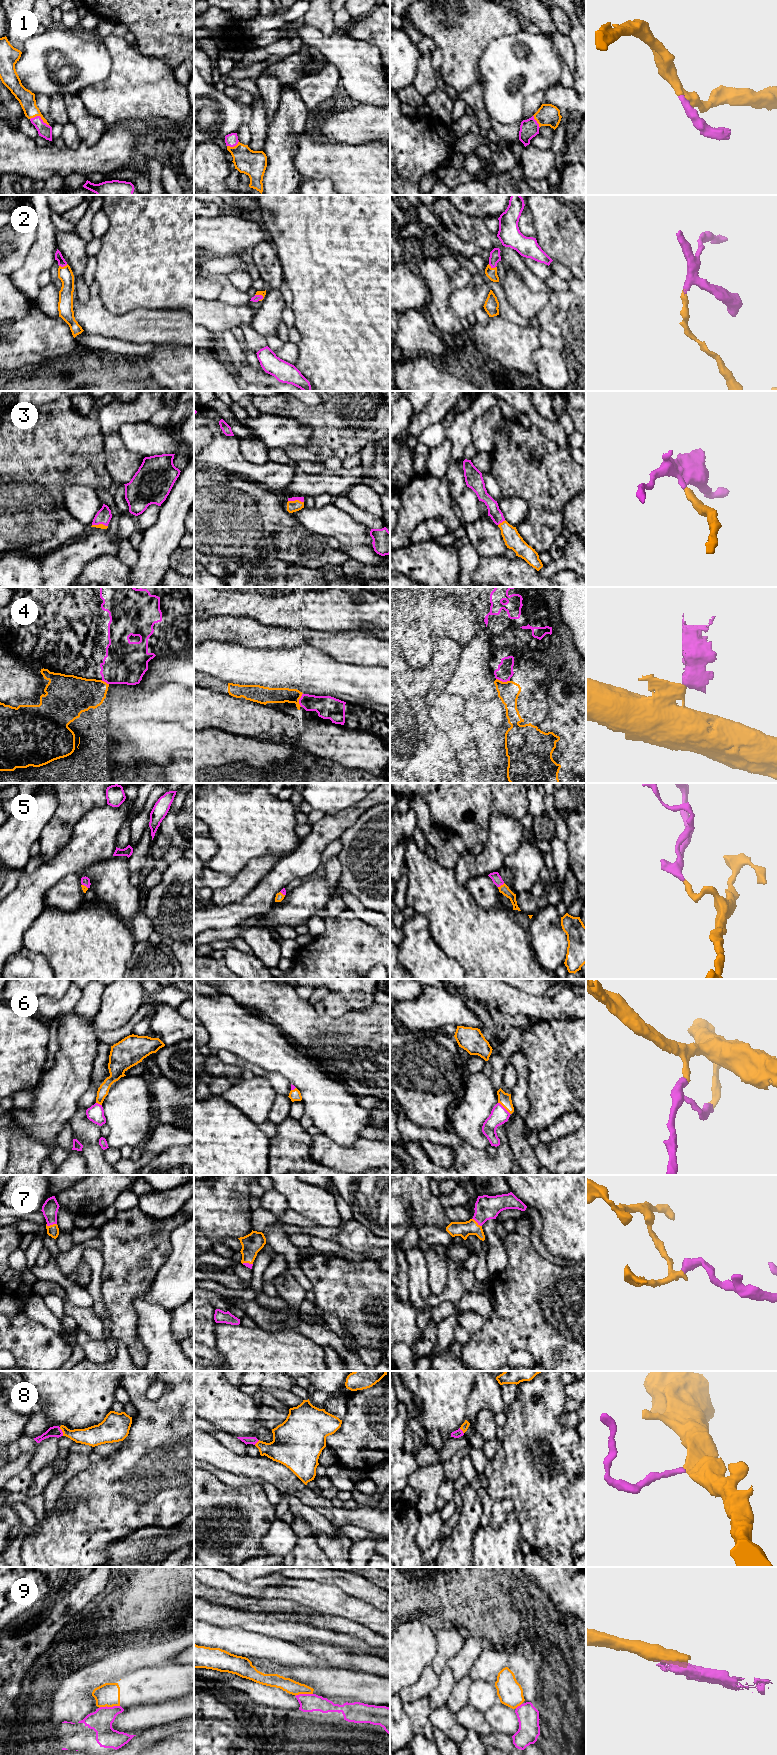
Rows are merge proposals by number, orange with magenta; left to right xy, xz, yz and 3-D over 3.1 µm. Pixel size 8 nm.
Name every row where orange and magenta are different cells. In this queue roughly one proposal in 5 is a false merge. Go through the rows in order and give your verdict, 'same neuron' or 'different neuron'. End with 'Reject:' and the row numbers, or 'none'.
1: same neuron
2: same neuron
3: same neuron
4: different neuron
5: same neuron
6: same neuron
7: same neuron
8: same neuron
9: different neuron
Reject: 4, 9

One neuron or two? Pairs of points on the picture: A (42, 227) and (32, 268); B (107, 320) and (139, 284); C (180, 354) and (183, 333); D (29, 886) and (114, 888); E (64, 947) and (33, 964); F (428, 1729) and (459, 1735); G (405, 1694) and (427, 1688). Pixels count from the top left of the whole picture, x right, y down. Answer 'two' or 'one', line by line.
A: one
B: two
C: two
D: two
E: two
F: two
G: one

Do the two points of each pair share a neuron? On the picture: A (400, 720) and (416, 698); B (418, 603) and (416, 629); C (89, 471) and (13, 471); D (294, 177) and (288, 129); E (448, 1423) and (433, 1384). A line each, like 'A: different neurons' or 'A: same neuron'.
A: same neuron
B: different neurons
C: same neuron
D: same neuron
E: same neuron

